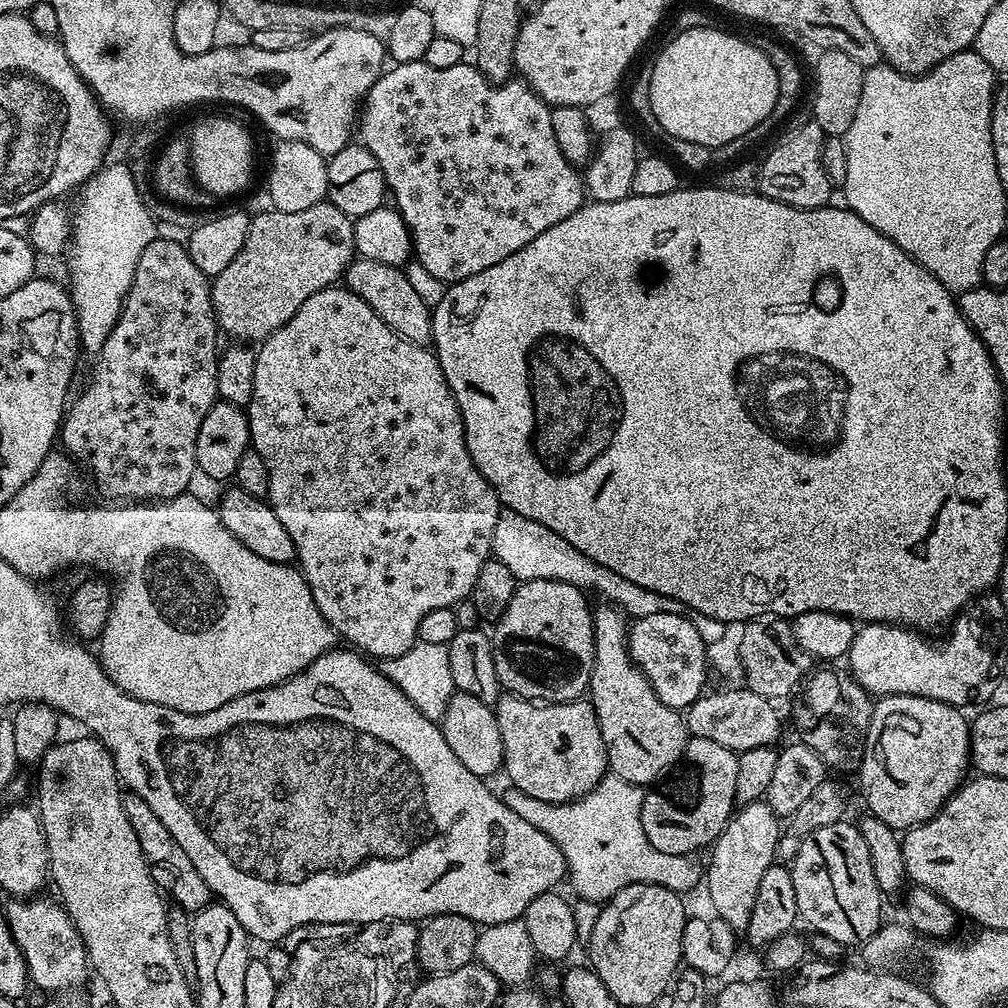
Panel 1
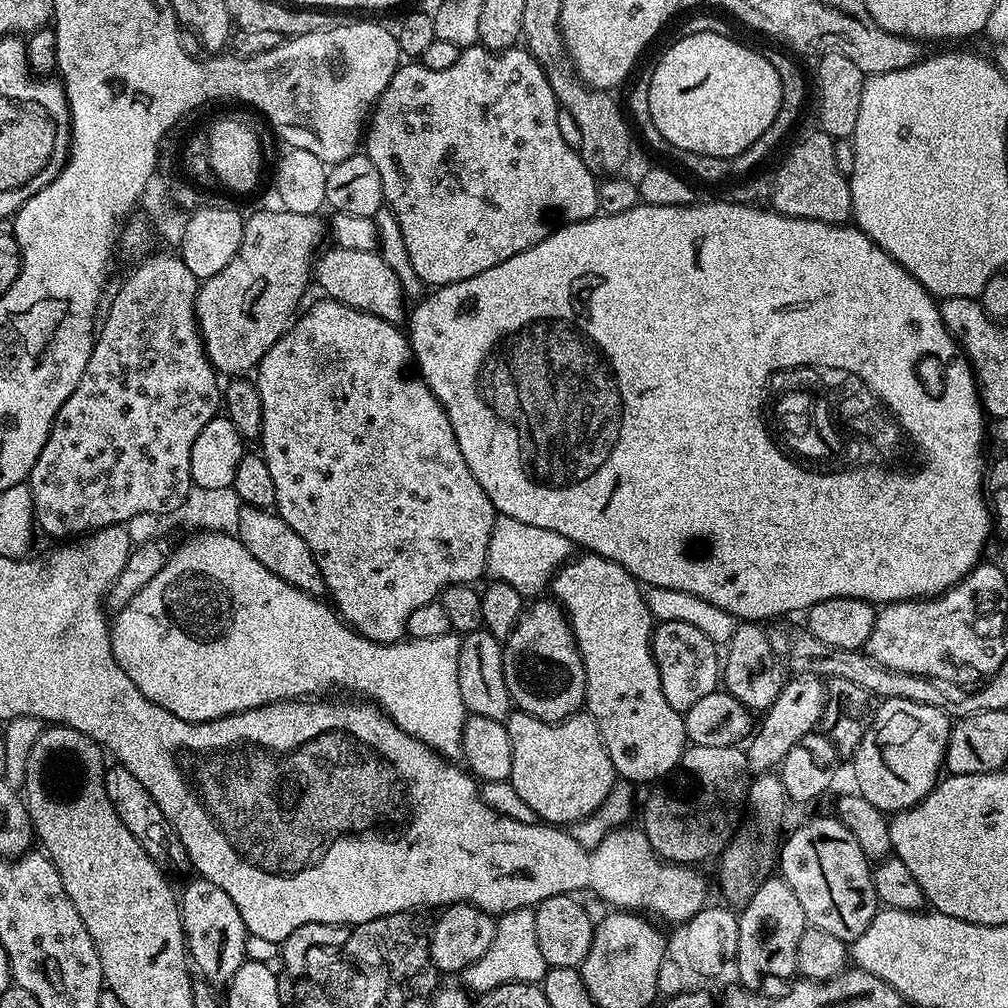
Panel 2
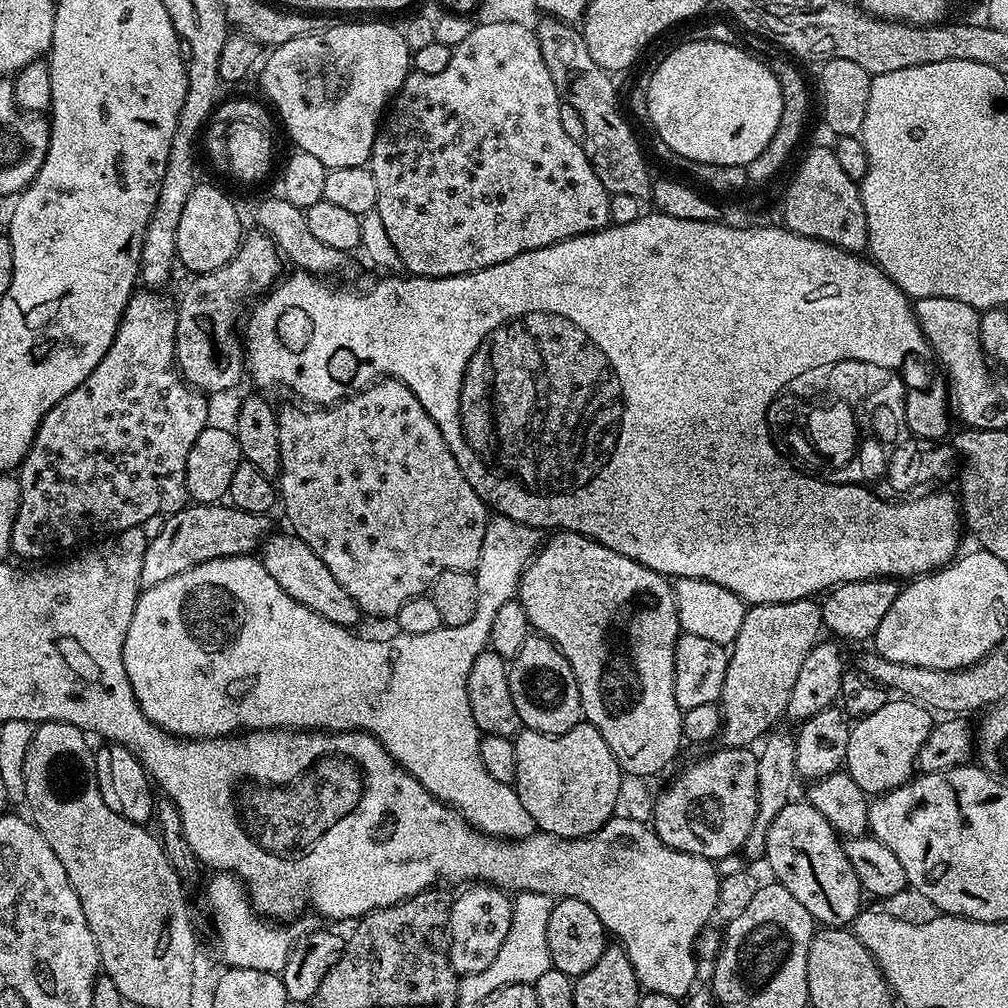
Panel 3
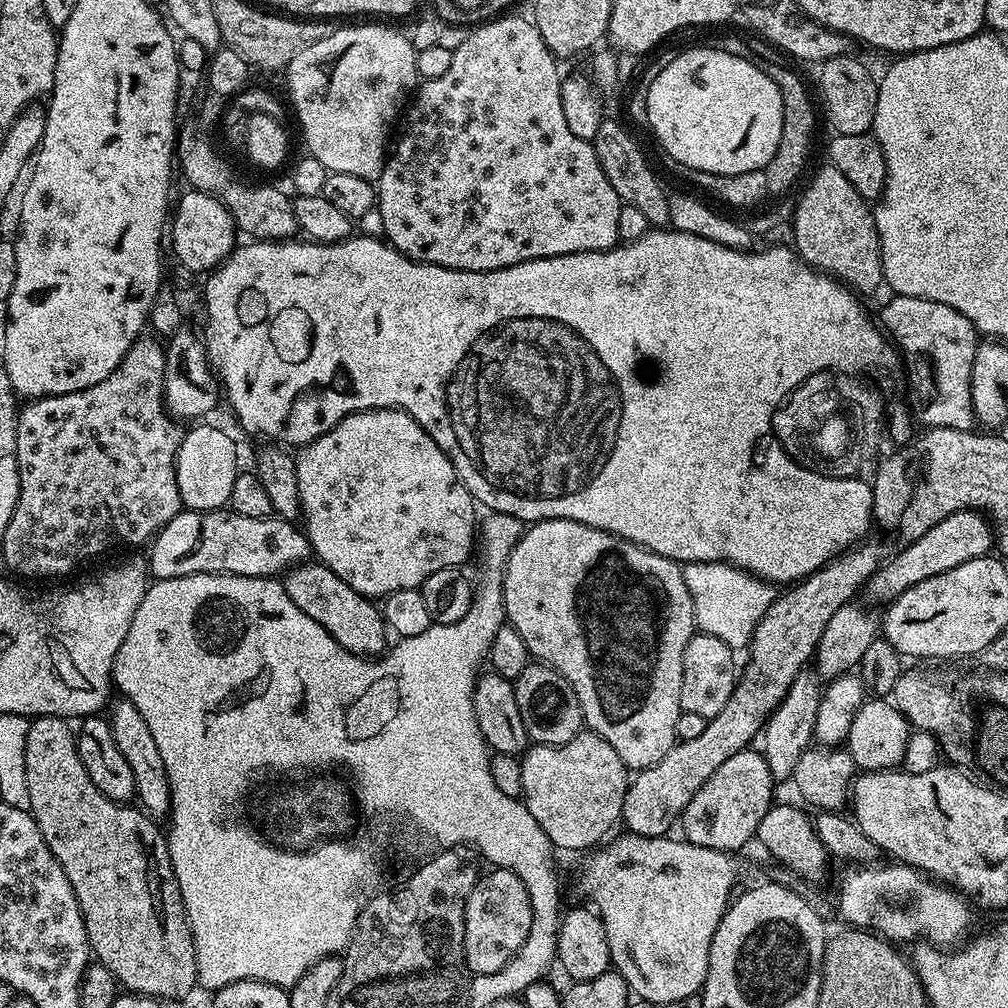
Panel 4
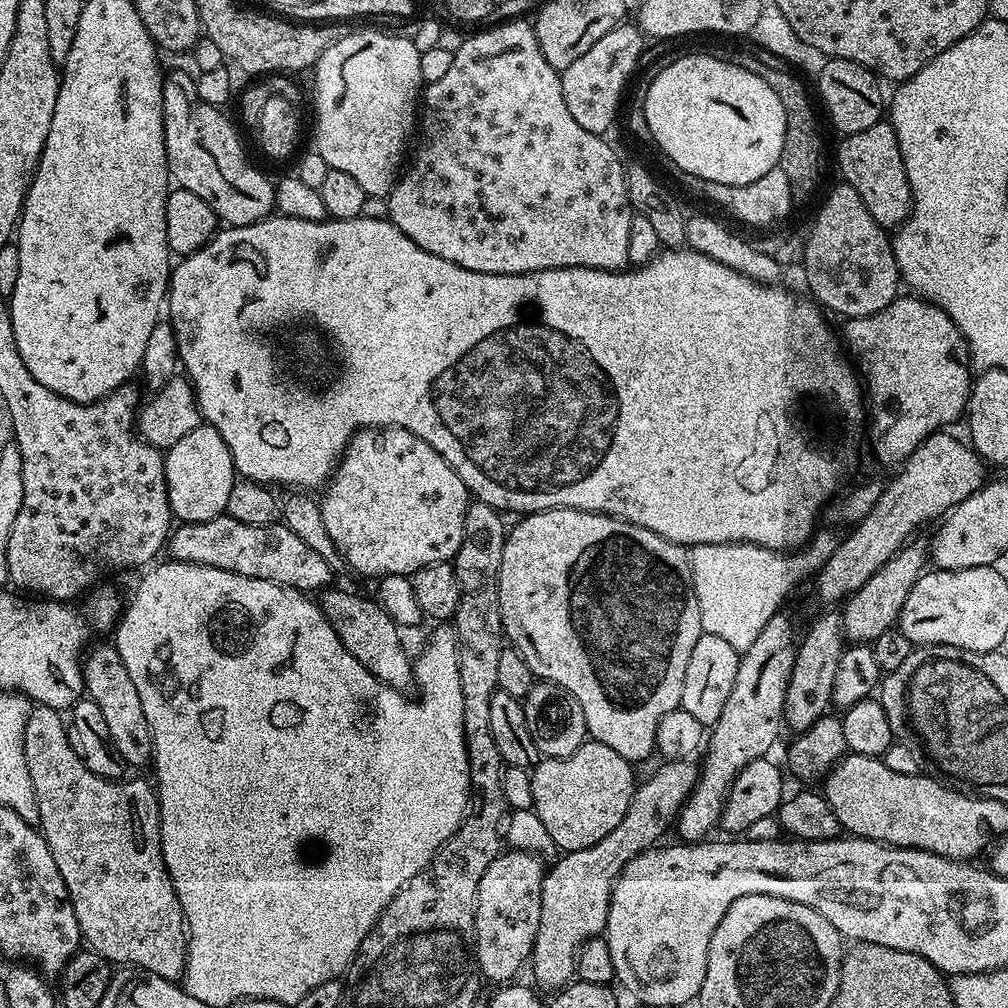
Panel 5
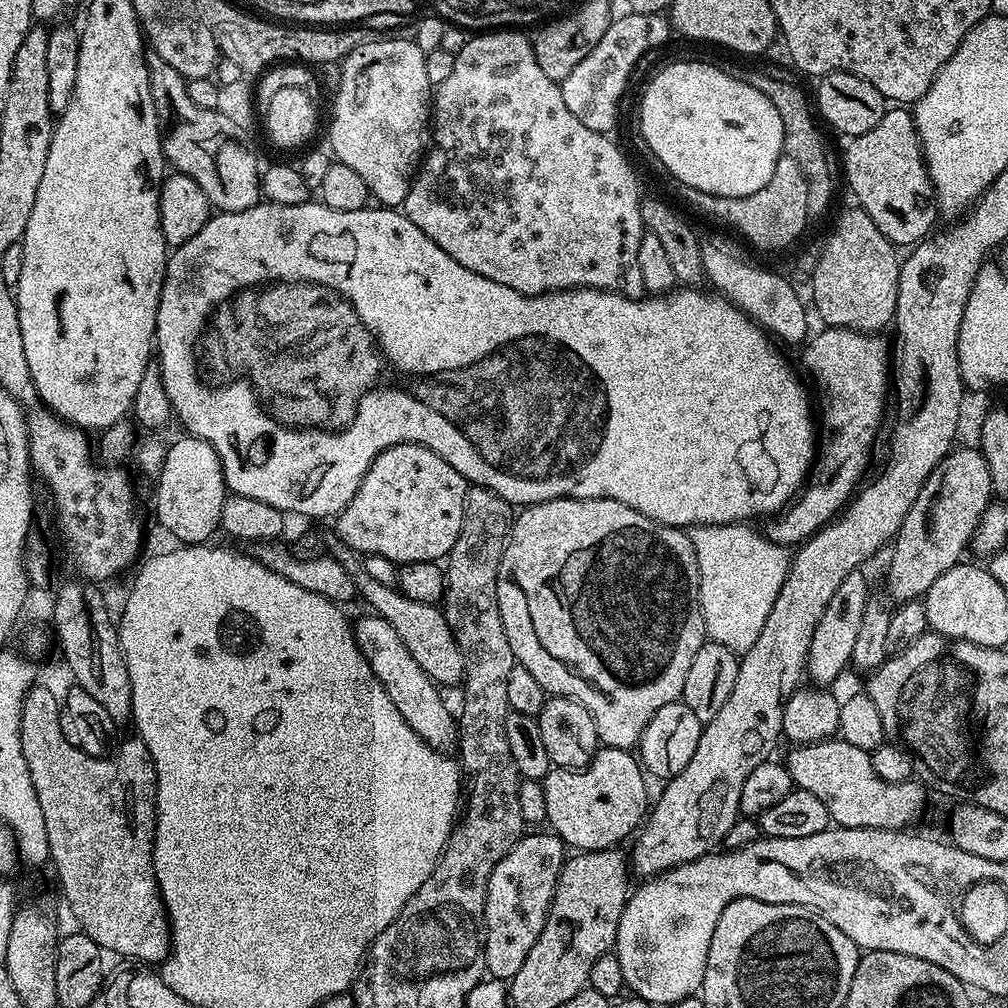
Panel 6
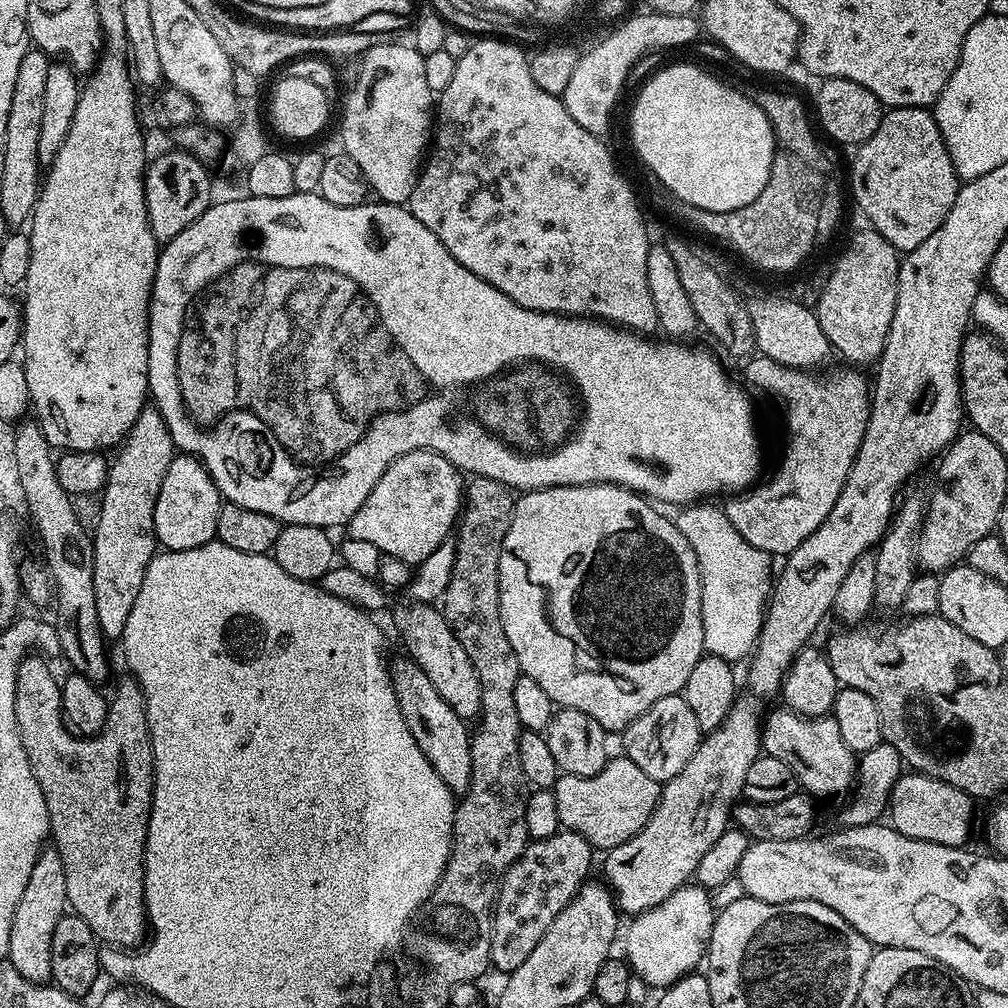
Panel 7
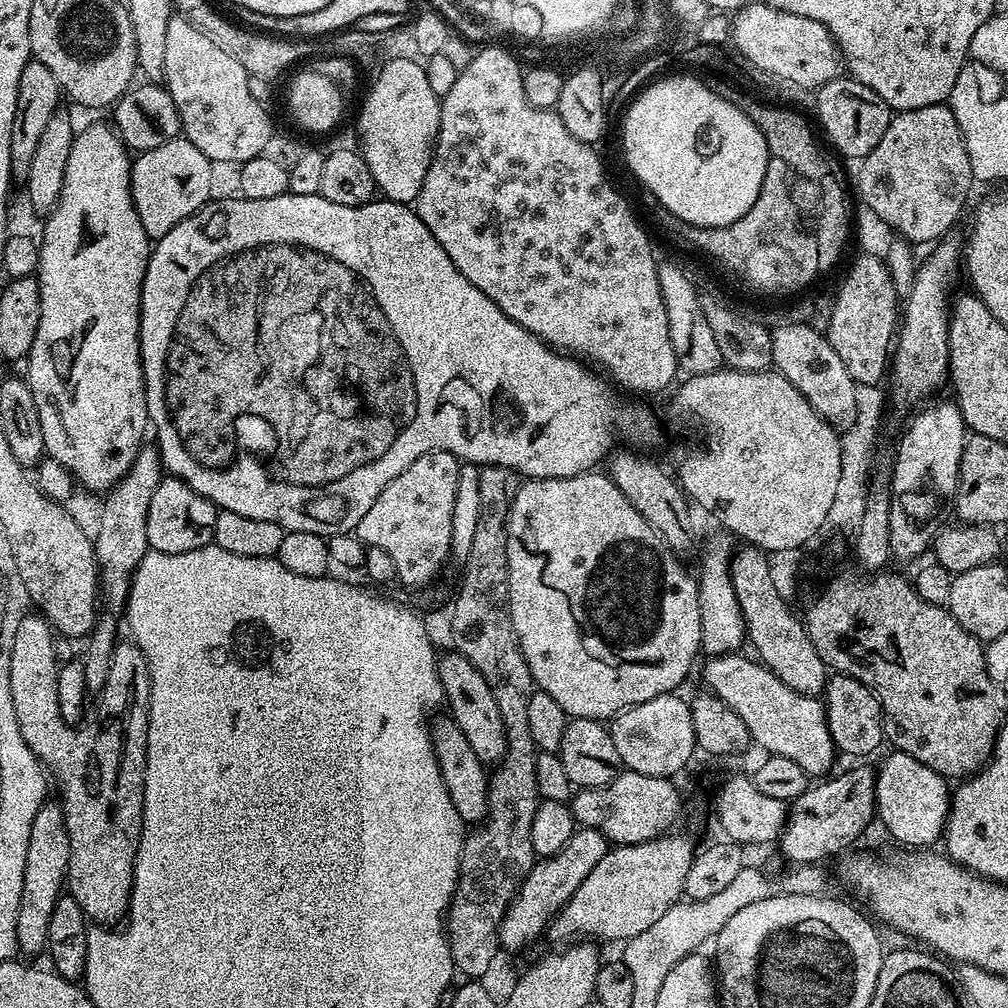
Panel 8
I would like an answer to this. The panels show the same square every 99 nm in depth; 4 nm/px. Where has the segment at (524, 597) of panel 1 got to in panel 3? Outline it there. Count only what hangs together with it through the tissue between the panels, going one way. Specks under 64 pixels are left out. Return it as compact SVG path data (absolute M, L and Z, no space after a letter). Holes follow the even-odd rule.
M529 634L525 638L518 654L510 657L508 681L510 698L514 698L514 710L518 710L524 728L547 736L561 736L581 723L582 709L574 670L556 643L547 636Z

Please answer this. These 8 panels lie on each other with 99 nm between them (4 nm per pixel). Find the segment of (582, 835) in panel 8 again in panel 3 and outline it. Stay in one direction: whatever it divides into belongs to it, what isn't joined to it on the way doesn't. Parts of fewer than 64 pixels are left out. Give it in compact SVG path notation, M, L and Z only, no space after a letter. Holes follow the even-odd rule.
M479 882L465 887L464 890L465 892L457 900L455 897L450 904L448 961L458 974L474 976L477 972L486 970L490 962L494 962L498 950L502 950L502 942L506 942L506 934L510 932L512 921L513 897L503 888Z

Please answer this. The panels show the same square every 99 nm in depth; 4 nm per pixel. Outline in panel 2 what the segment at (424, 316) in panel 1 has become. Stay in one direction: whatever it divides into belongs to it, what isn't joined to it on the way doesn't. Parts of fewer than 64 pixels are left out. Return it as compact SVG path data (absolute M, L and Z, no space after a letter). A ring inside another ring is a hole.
M325 247L314 261L314 280L317 285L320 283L324 291L321 293L329 300L337 300L354 310L369 312L397 326L405 323L406 297L403 288L379 251Z

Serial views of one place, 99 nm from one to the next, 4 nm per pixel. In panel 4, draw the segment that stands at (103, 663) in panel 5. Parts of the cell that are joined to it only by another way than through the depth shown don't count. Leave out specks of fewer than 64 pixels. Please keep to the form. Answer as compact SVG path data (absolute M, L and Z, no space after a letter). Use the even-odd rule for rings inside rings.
M120 698L115 704L116 701L110 708L112 737L122 753L122 758L126 758L130 771L134 773L135 799L152 820L167 821L172 811L172 791L170 778L166 774L166 762L162 762L162 754L158 750L158 745L154 743L154 734L150 734L150 726L146 726L146 718L138 714L138 706L134 706L134 702Z

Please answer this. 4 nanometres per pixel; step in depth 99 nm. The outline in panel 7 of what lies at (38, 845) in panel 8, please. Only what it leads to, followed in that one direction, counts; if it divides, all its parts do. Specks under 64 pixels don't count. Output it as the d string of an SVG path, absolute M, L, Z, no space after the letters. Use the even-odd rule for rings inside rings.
M45 846L38 854L37 864L27 879L26 888L18 899L17 910L10 922L10 946L8 963L35 984L47 984L52 979L50 966L50 942L54 942L54 926L66 915L66 870L62 866L62 854L55 846Z

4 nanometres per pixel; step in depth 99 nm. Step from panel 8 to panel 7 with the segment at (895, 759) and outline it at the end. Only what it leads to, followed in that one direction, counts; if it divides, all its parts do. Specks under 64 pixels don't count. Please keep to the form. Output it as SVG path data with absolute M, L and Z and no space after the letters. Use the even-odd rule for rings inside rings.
M909 771L901 775L890 795L891 827L897 828L906 838L918 838L922 842L938 842L942 846L965 847L969 843L968 835L972 832L972 804L973 797L967 796L962 790L942 782L938 778L921 776L919 772Z

